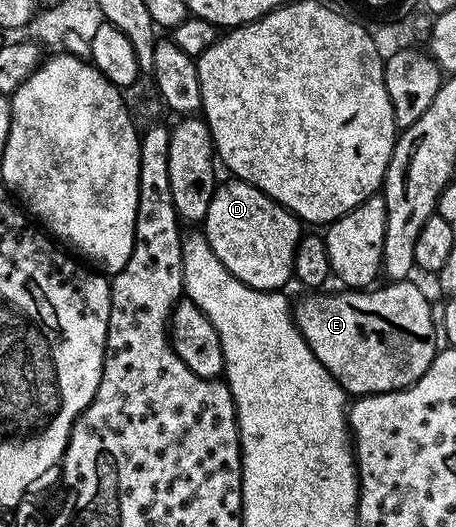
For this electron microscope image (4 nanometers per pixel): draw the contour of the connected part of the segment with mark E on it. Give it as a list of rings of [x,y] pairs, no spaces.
[[[413,280],[392,281],[383,284],[383,289],[379,287],[371,288],[369,291],[342,291],[346,293],[326,293],[327,291],[314,291],[306,297],[302,302],[293,306],[294,322],[298,325],[300,335],[304,335],[304,339],[308,343],[308,347],[312,347],[312,355],[316,355],[316,359],[320,359],[320,363],[324,363],[324,367],[328,367],[328,371],[336,380],[342,384],[342,388],[347,394],[353,395],[355,398],[367,397],[373,393],[391,393],[397,389],[406,389],[412,383],[416,383],[416,379],[420,379],[420,375],[424,375],[424,371],[428,371],[428,367],[432,363],[435,353],[439,352],[436,347],[436,327],[432,323],[432,304],[431,298],[426,298],[426,293],[418,285],[413,285]]]

